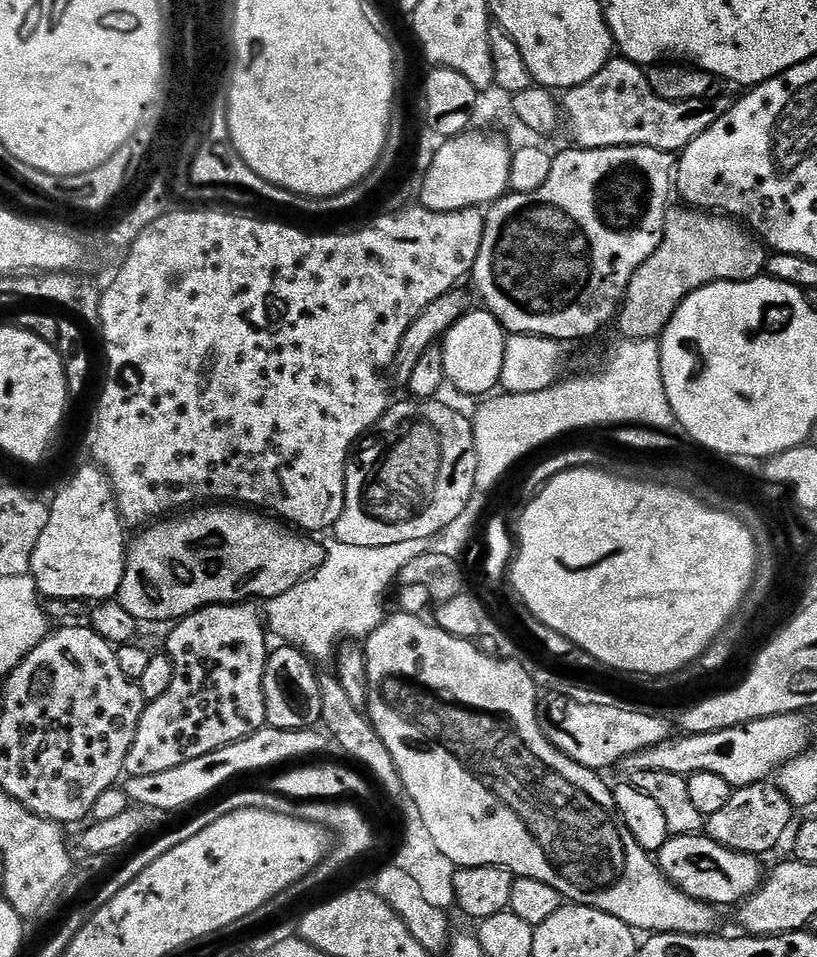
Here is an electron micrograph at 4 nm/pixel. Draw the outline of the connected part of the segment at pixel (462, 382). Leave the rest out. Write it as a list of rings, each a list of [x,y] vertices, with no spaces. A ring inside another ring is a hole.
[[[470,310],[442,338],[446,381],[464,396],[487,397],[497,391],[502,374],[506,333],[495,316],[487,310]]]

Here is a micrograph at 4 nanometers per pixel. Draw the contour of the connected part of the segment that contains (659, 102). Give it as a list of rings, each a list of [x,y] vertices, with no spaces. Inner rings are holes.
[[[613,58],[582,86],[567,89],[562,96],[562,116],[572,123],[572,132],[585,148],[613,148],[637,144],[669,154],[679,154],[698,134],[710,130],[720,117],[722,105],[716,98],[670,102],[658,98],[641,65],[623,58]]]

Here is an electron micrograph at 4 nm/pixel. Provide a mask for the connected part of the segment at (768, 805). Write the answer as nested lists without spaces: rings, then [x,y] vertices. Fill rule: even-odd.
[[[775,783],[751,784],[735,789],[730,802],[726,802],[718,814],[707,817],[706,835],[730,850],[760,858],[763,857],[763,852],[779,846],[780,839],[787,834],[788,827],[792,824],[792,812],[794,813],[794,805]]]

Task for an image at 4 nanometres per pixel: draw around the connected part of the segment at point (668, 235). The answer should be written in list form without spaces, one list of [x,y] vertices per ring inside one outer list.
[[[691,206],[679,207],[669,207],[664,219],[664,240],[658,250],[654,250],[654,254],[650,254],[650,258],[646,258],[646,262],[638,266],[634,278],[630,278],[628,292],[618,313],[621,337],[629,340],[655,340],[663,333],[664,327],[668,325],[680,303],[694,290],[719,280],[755,280],[765,271],[769,249],[743,223],[712,210]]]

